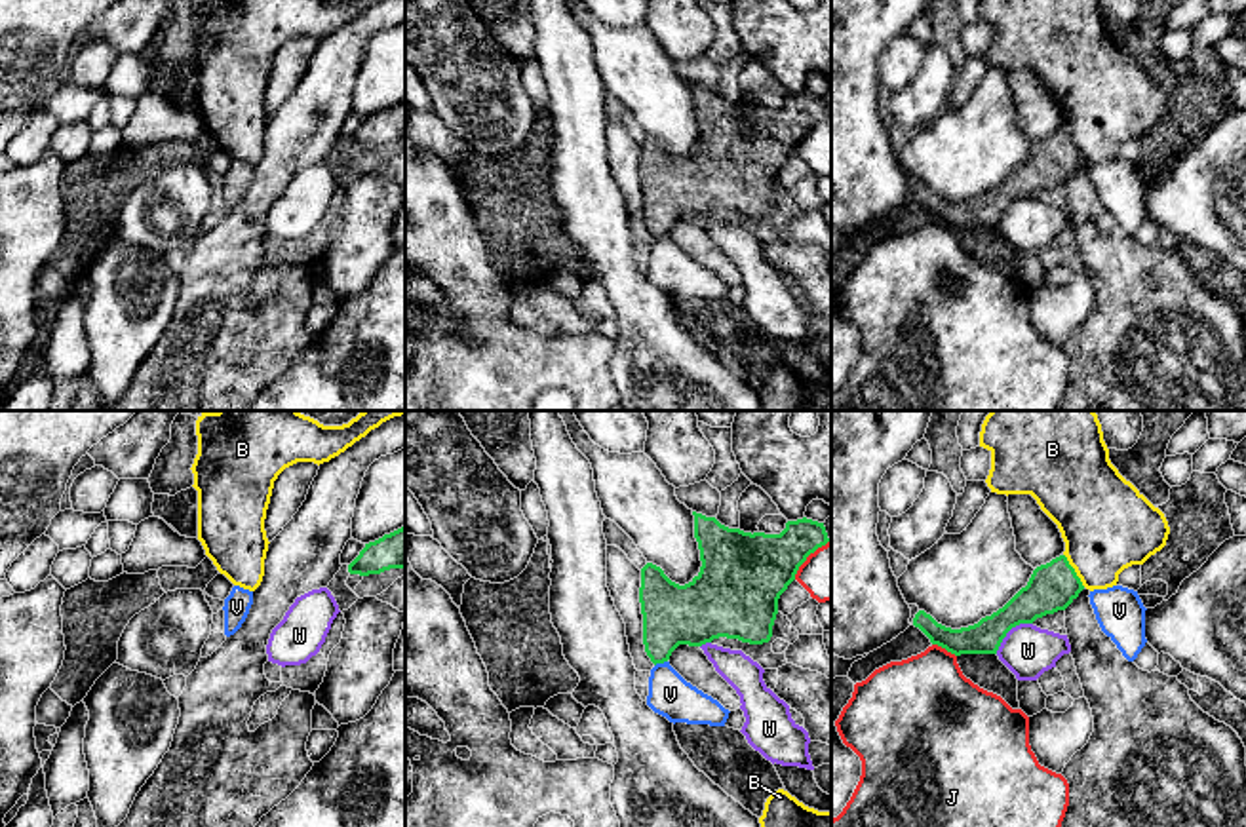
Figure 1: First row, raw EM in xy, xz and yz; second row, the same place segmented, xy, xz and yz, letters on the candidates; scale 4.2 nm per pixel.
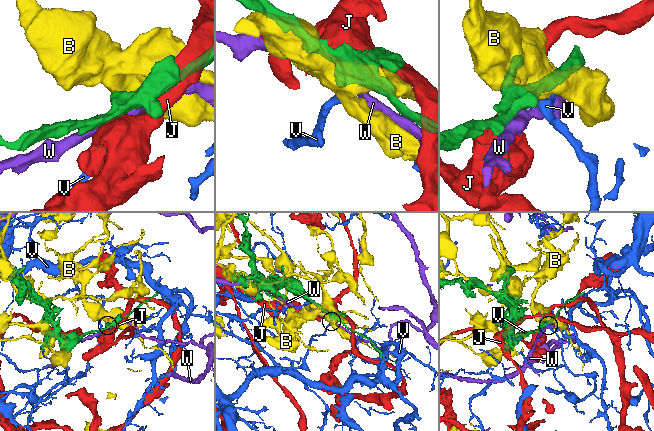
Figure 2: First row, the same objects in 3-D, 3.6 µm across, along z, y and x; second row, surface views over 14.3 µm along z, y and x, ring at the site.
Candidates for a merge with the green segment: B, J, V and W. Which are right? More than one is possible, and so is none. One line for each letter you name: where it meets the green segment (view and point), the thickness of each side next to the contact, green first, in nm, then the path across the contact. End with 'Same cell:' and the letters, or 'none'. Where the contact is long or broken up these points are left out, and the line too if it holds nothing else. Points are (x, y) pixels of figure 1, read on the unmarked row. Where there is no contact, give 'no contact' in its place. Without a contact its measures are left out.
Same cell: none

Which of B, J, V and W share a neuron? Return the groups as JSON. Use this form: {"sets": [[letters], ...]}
{"sets": [["B"], ["J"], ["V"], ["W"]]}

